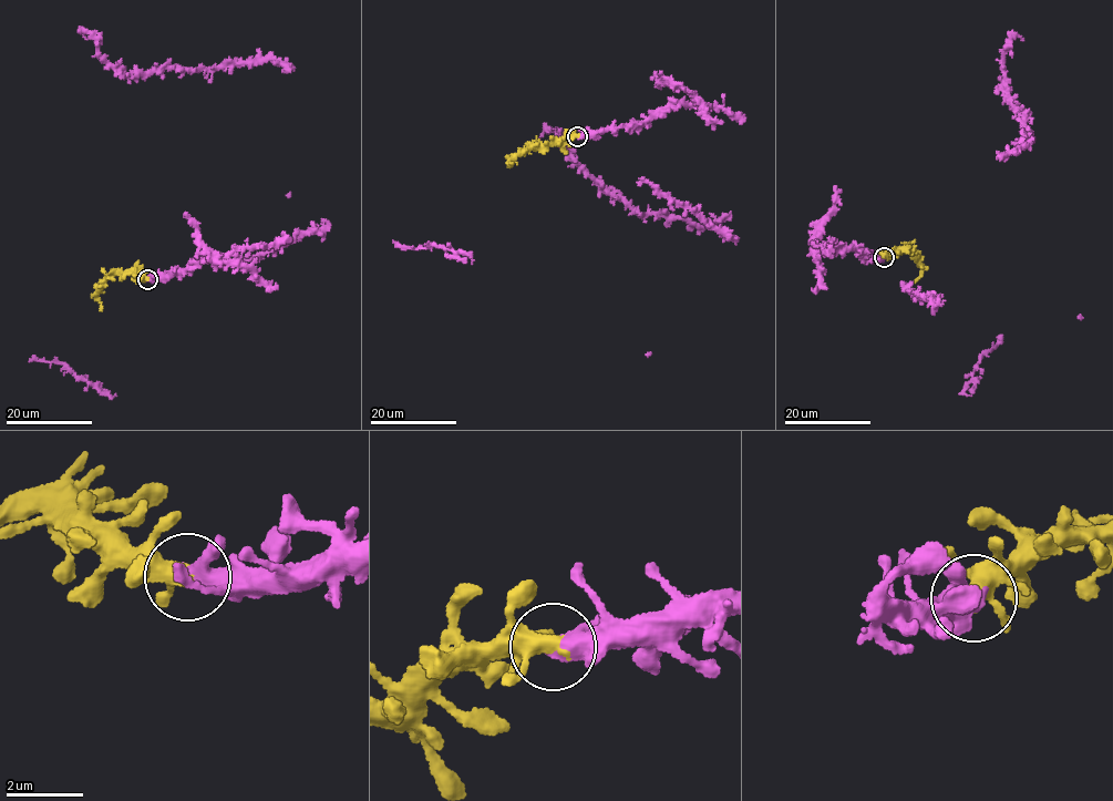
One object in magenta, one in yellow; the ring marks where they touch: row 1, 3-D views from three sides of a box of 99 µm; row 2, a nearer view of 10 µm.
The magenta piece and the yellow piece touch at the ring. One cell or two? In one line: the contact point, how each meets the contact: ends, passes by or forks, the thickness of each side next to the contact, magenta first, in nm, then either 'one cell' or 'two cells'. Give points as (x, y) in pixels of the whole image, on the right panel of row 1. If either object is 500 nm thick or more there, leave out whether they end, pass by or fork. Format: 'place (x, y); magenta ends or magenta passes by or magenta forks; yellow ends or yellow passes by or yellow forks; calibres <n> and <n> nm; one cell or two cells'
place (884, 257); magenta passes by; yellow passes by; calibres 360 and 360 nm; one cell

